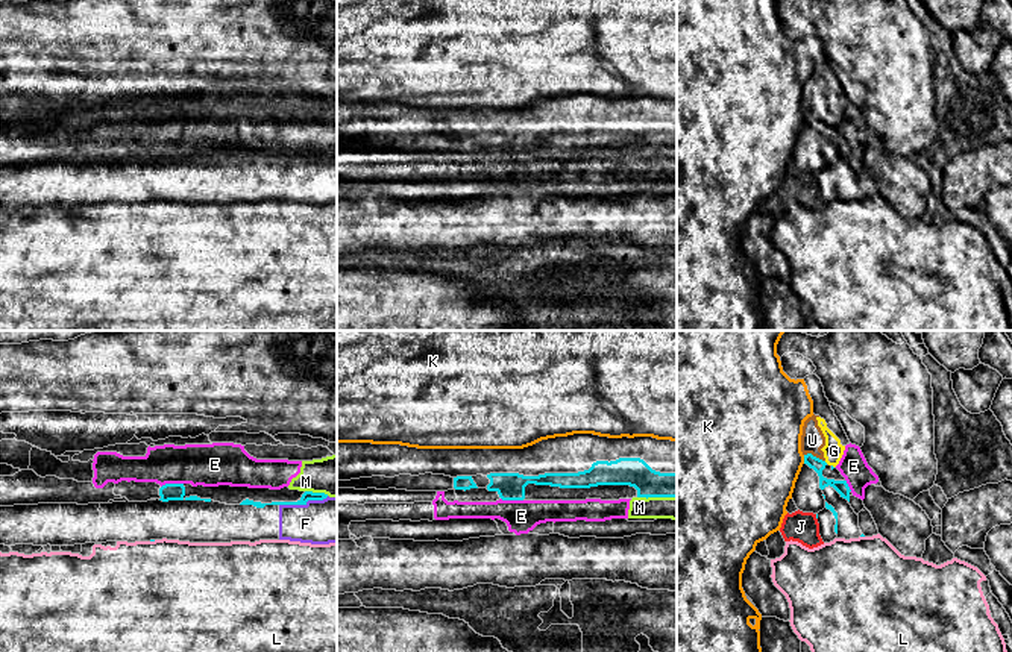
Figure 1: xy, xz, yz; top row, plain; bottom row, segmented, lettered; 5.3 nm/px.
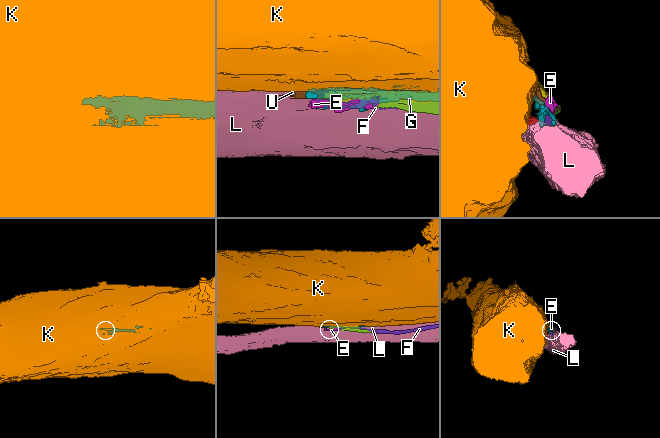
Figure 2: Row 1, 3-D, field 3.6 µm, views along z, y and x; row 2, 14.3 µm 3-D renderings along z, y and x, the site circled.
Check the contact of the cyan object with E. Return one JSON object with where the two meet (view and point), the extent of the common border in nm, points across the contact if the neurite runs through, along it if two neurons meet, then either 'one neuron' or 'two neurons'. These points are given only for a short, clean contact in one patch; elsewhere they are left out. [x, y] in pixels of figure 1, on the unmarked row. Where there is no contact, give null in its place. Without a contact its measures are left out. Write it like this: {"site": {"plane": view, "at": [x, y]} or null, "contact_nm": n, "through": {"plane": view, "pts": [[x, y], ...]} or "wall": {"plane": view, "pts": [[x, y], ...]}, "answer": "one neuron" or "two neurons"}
{"site": {"plane": "xy", "at": [172, 144]}, "contact_nm": 120, "answer": "two neurons"}

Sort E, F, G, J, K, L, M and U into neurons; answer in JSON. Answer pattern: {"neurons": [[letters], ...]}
{"neurons": [["E", "M"], ["F"], ["G", "U"], ["J"], ["K"], ["L"]]}

